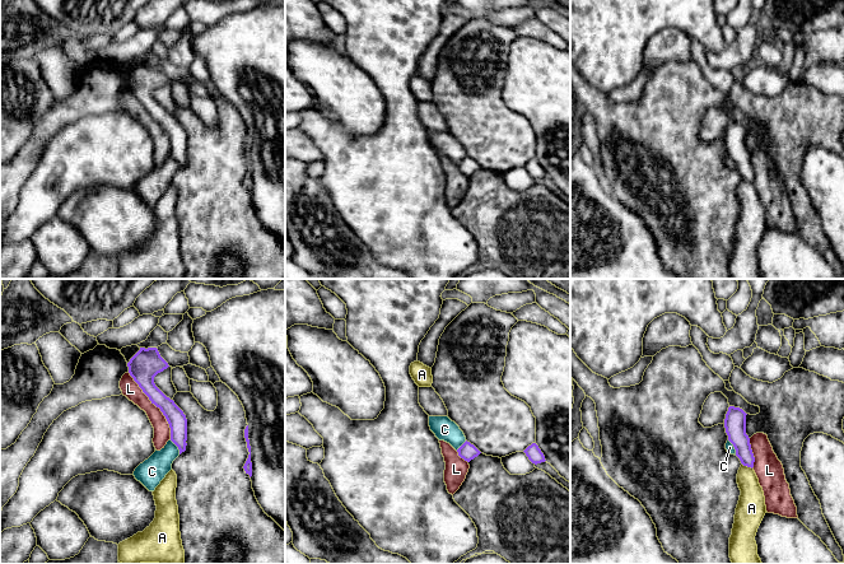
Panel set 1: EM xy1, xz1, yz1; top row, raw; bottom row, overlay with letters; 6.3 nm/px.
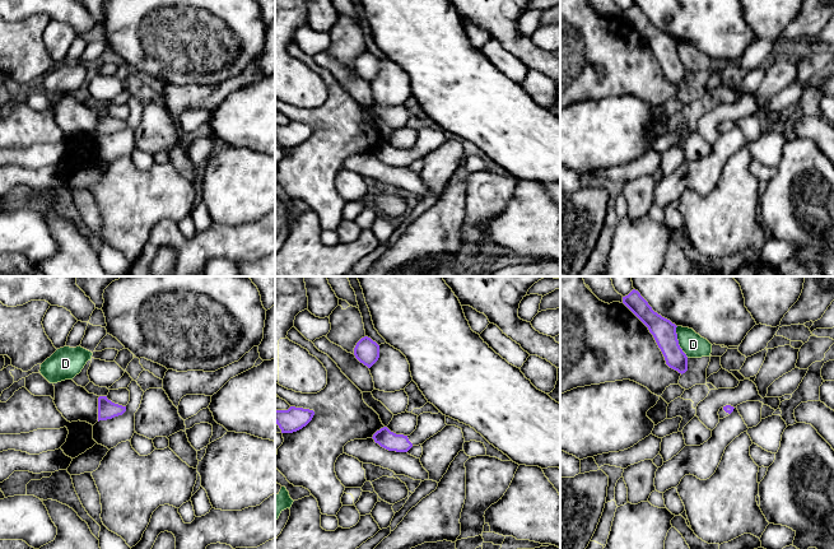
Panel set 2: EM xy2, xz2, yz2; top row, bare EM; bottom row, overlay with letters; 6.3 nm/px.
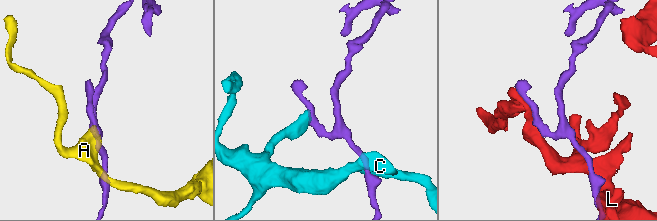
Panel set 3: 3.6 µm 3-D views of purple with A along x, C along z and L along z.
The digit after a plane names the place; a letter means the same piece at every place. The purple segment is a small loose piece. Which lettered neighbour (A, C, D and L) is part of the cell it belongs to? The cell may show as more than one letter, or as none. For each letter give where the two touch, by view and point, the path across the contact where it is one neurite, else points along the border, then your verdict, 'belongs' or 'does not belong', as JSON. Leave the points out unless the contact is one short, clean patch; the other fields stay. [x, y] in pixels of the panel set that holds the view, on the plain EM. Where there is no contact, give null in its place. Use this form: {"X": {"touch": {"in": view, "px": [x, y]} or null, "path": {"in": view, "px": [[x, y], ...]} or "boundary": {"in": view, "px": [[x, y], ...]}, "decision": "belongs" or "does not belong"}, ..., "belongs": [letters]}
{"A": {"touch": {"in": "yz1", "px": [747, 181]}, "boundary": {"in": "yz1", "px": [[742, 178], [751, 183]]}, "decision": "does not belong"}, "C": {"touch": {"in": "yz1", "px": [733, 161]}, "boundary": {"in": "yz1", "px": [[728, 154], [736, 169]]}, "decision": "does not belong"}, "D": {"touch": {"in": "yz2", "px": [678, 56]}, "boundary": {"in": "yz2", "px": [[676, 41], [678, 59], [688, 71]]}, "decision": "does not belong"}, "L": {"touch": {"in": "xy1", "px": [155, 120]}, "decision": "does not belong"}, "belongs": []}

